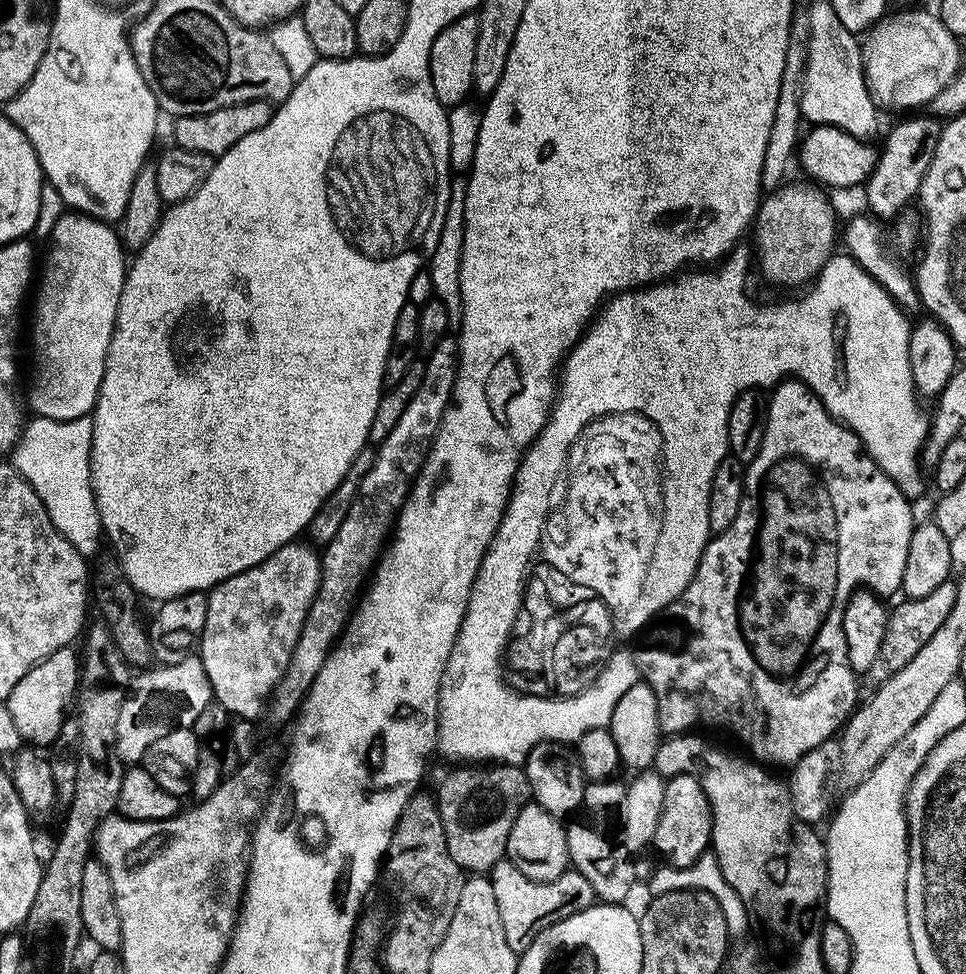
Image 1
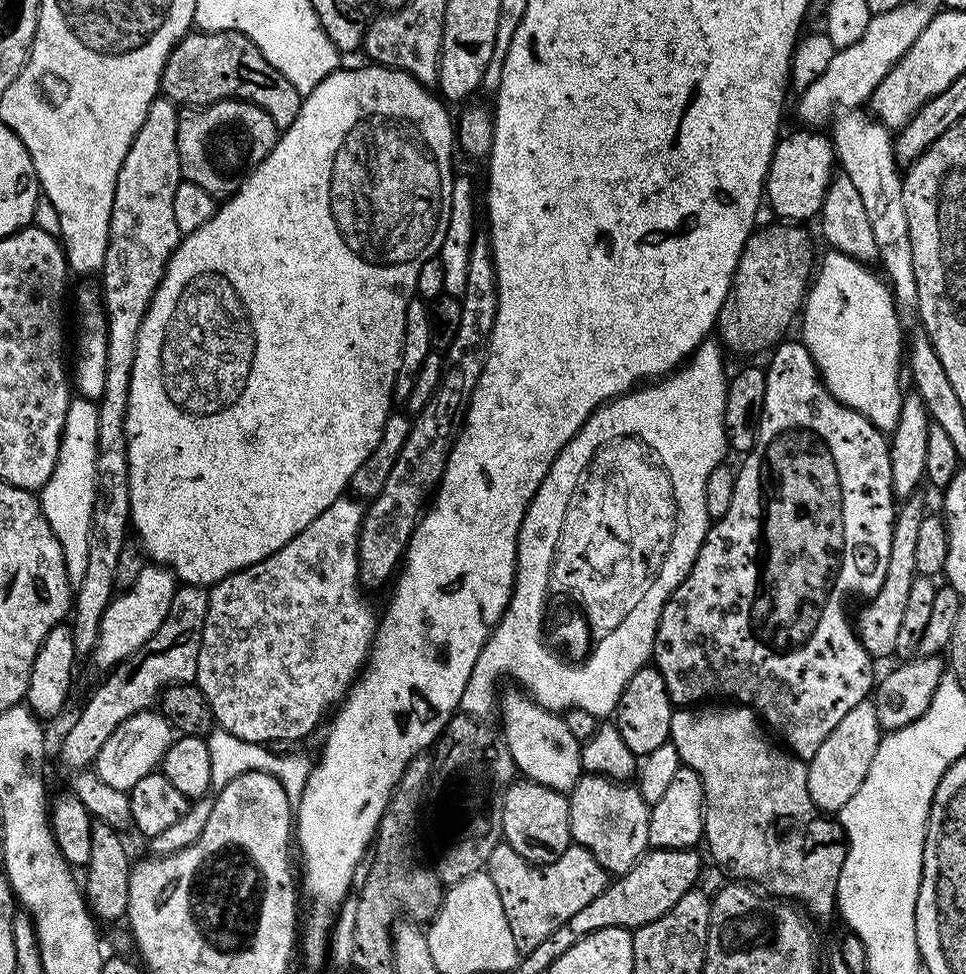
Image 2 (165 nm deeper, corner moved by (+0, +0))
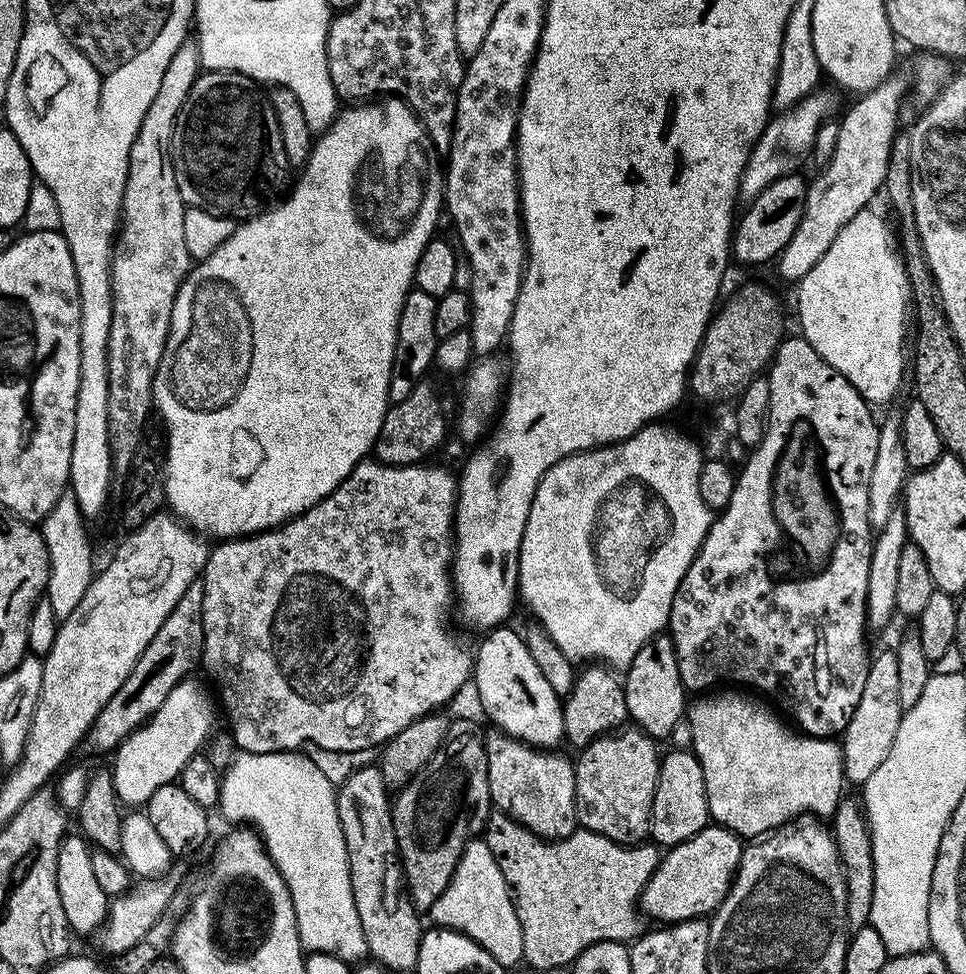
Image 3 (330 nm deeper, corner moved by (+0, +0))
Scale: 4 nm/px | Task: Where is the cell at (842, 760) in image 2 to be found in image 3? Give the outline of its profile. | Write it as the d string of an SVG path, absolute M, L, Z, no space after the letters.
M892 650L880 652L877 656L875 653L866 674L866 690L862 690L862 698L858 698L858 706L842 733L844 779L849 785L863 785L870 774L882 766L886 754L890 754L890 746L894 746L901 715L902 709L898 702L898 658Z

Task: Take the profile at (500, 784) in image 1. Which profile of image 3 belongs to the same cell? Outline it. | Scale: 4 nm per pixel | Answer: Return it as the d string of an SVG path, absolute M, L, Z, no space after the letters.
M453 719L448 725L448 733L442 742L442 746L438 750L438 754L434 754L434 758L430 758L430 762L426 765L410 783L404 785L395 793L394 803L392 805L392 821L394 822L394 834L396 835L396 850L400 853L400 866L406 881L406 891L412 898L413 904L417 909L424 910L433 903L439 901L440 895L446 890L446 886L452 880L454 870L458 866L460 856L464 853L464 847L468 845L468 841L479 837L483 833L490 815L490 809L493 807L492 791L488 785L488 755L486 754L486 746L484 741L485 733L480 733L480 728L472 720L455 720Z

